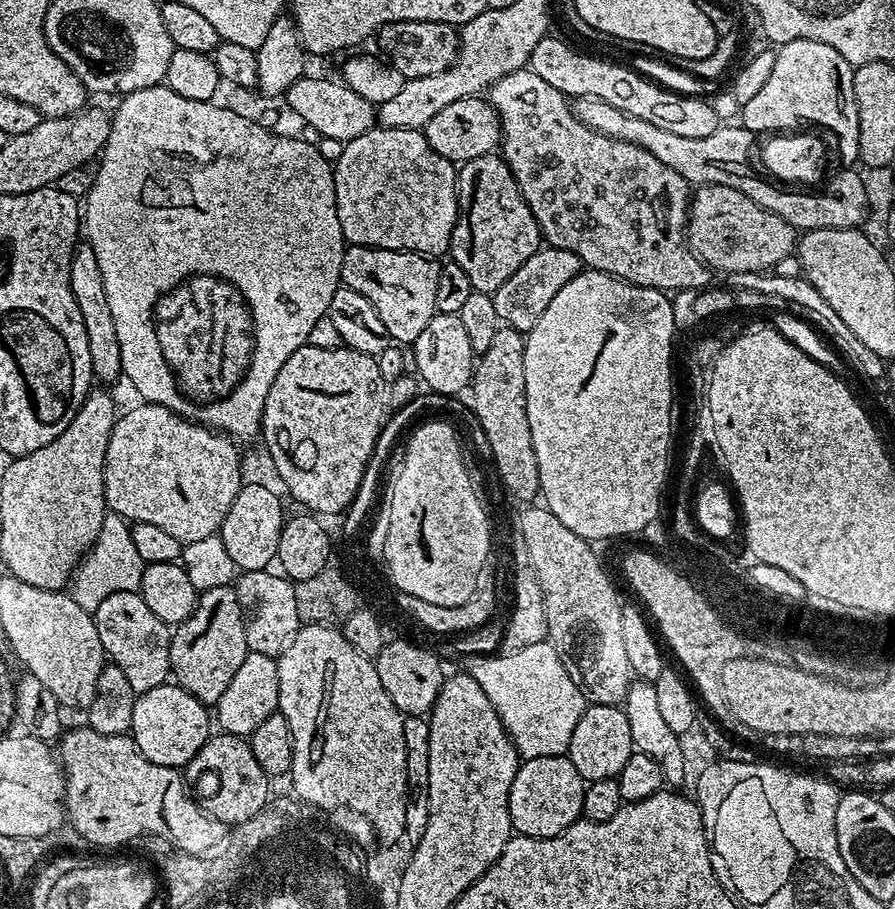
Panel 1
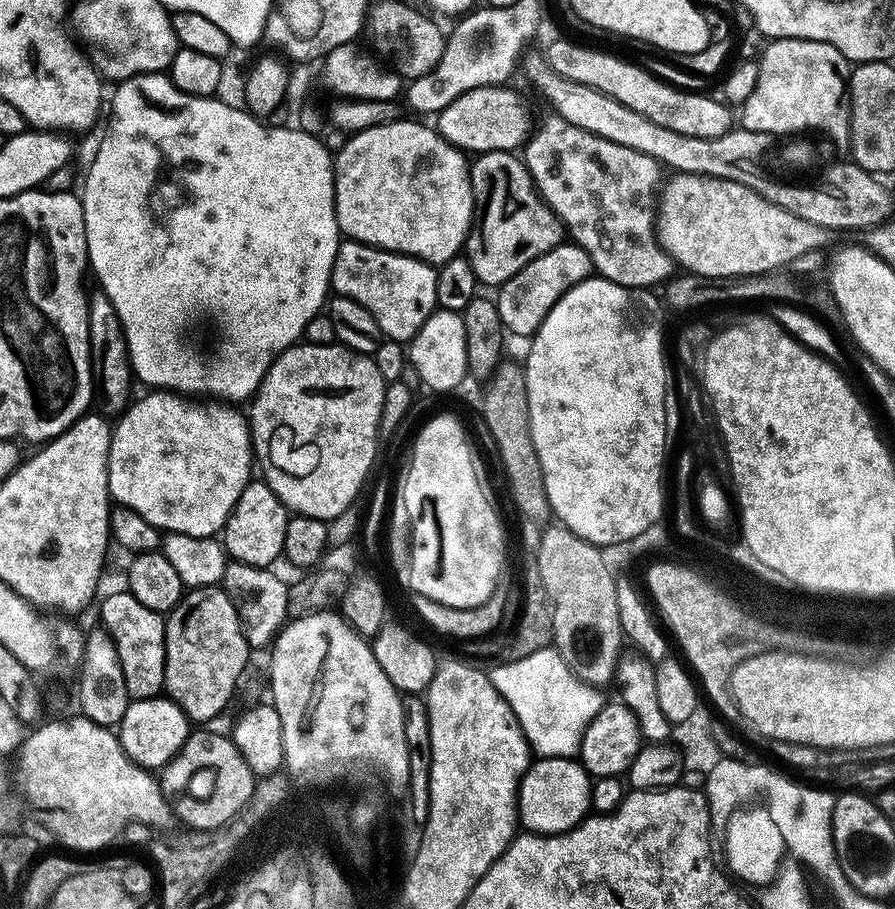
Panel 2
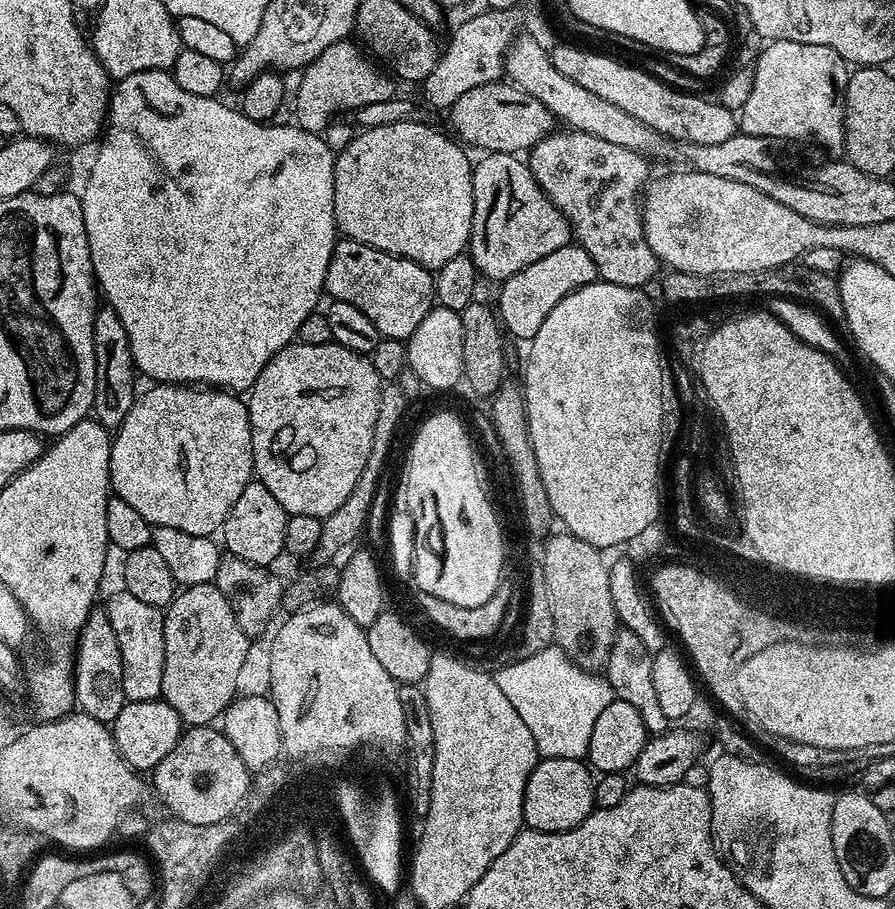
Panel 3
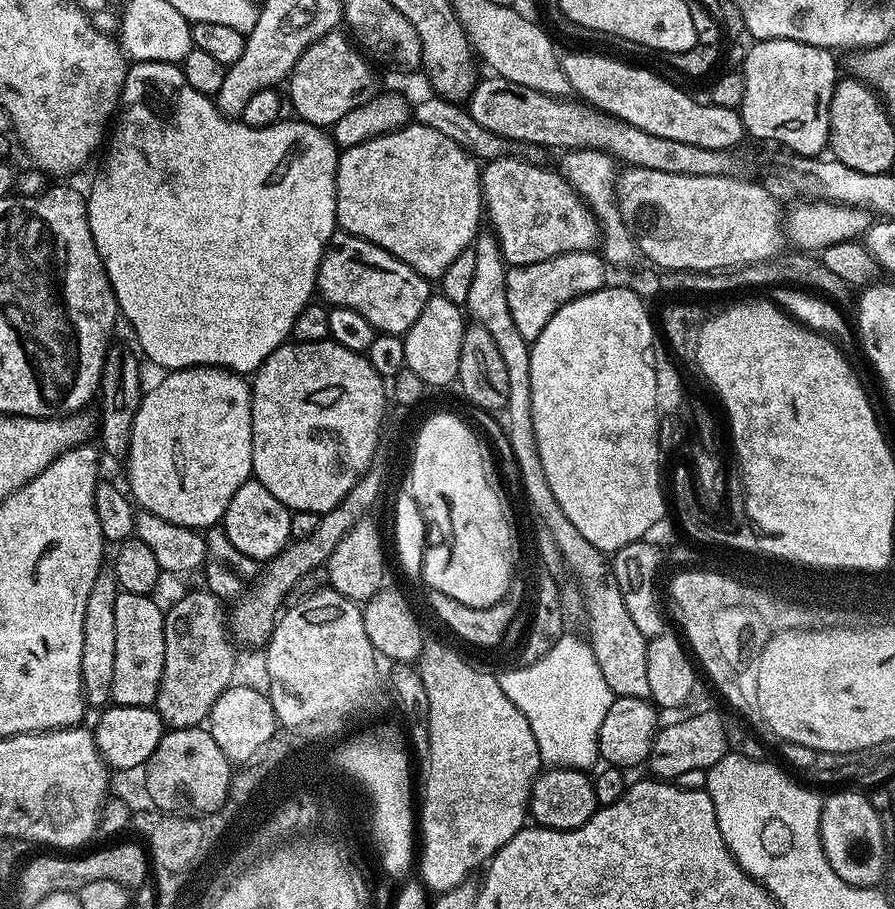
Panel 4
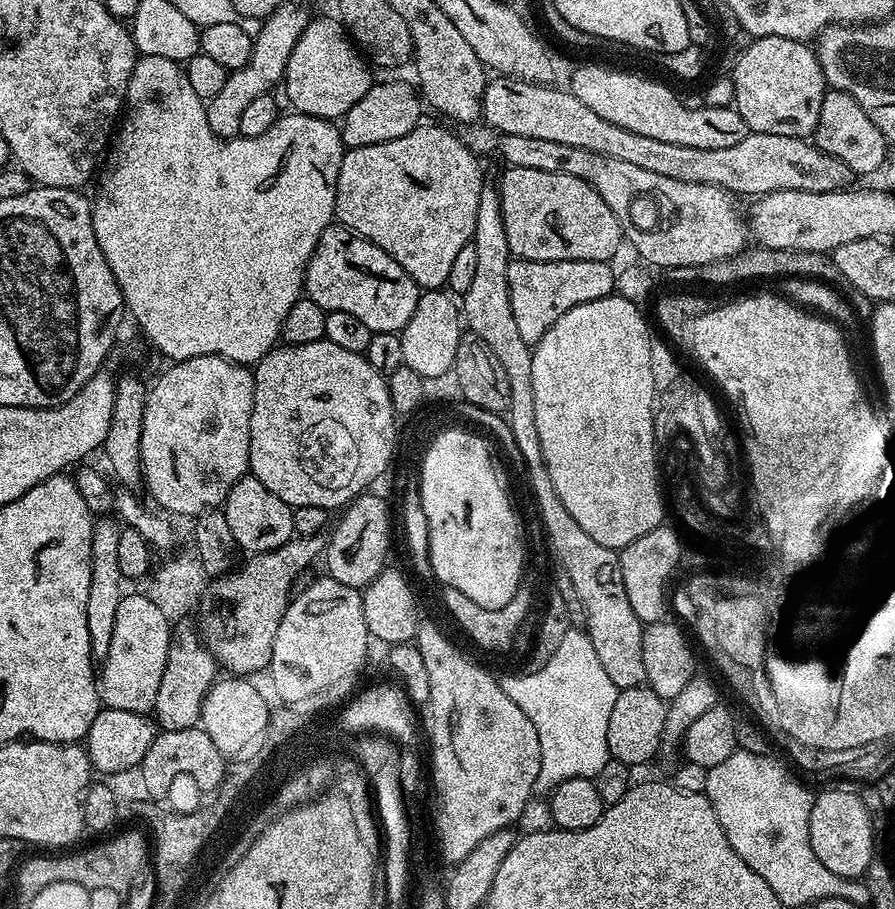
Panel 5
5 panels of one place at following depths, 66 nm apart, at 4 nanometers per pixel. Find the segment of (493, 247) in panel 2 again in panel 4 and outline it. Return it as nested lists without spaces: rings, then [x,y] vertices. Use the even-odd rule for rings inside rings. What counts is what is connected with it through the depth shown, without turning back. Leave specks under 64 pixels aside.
[[[515,155],[489,160],[483,165],[480,174],[482,204],[486,209],[487,223],[488,220],[492,223],[491,231],[500,243],[505,265],[533,264],[554,258],[558,254],[591,252],[600,243],[600,224],[596,215],[557,171],[552,169],[551,172],[548,168],[539,168],[540,166],[539,163]]]

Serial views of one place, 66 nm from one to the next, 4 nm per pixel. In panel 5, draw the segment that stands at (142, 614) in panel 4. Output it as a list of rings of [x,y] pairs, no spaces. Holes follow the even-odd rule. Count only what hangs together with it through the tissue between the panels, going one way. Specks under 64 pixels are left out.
[[[142,594],[142,596],[124,595],[122,602],[118,602],[118,618],[114,618],[114,634],[110,634],[110,650],[102,658],[104,669],[101,667],[98,672],[100,702],[103,707],[113,708],[114,710],[130,710],[130,714],[138,714],[139,716],[151,713],[155,709],[156,699],[158,698],[158,685],[162,683],[162,670],[166,670],[166,654],[172,645],[172,629],[173,625],[168,622],[162,611],[154,606],[154,602],[151,601],[148,594]]]

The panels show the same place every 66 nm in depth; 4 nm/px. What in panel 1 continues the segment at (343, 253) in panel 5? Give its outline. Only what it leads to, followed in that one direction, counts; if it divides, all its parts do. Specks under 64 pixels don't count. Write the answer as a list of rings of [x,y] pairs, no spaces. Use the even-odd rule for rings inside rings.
[[[361,244],[345,247],[340,271],[341,285],[350,290],[358,290],[362,298],[369,300],[370,306],[378,310],[378,318],[382,318],[389,337],[400,346],[415,344],[418,334],[422,334],[422,330],[426,330],[426,326],[430,326],[430,322],[438,315],[436,299],[438,298],[439,277],[440,264],[431,256],[421,256],[419,252],[395,252],[385,248],[367,248]]]

